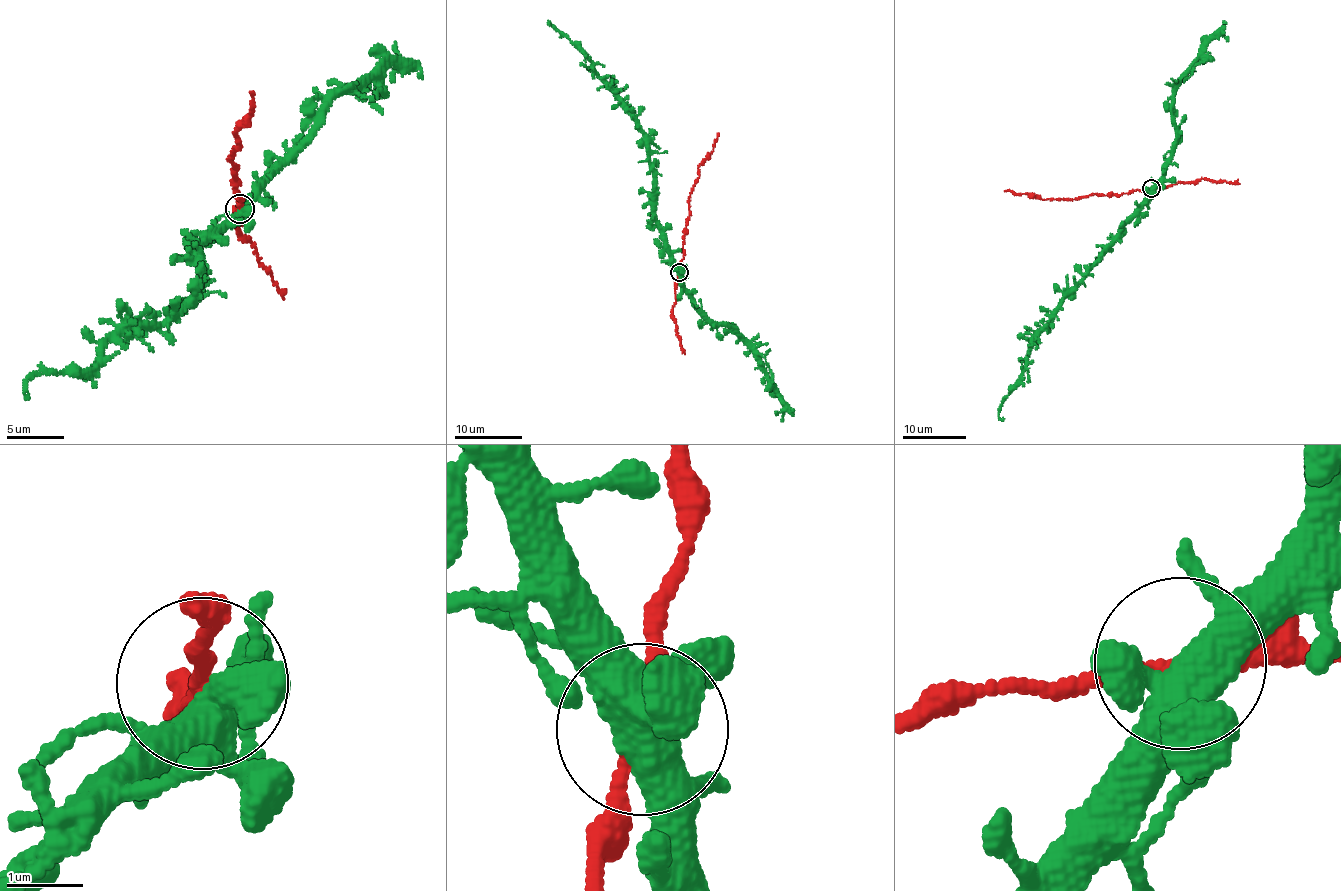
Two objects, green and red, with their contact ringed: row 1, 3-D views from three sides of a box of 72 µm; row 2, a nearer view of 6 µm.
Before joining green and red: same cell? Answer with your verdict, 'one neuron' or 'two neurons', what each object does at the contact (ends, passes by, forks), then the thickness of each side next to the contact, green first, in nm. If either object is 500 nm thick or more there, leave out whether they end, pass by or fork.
one neuron; green forks; red passes by; calibres 440 and 180 nm

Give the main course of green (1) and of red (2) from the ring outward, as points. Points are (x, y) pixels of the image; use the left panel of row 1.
1: (241, 209), (202, 245), (200, 284), (185, 311), (106, 342), (101, 363), (26, 379), (29, 398)
2: (239, 209), (234, 168), (229, 156), (241, 145), (233, 132), (252, 114), (253, 92)

